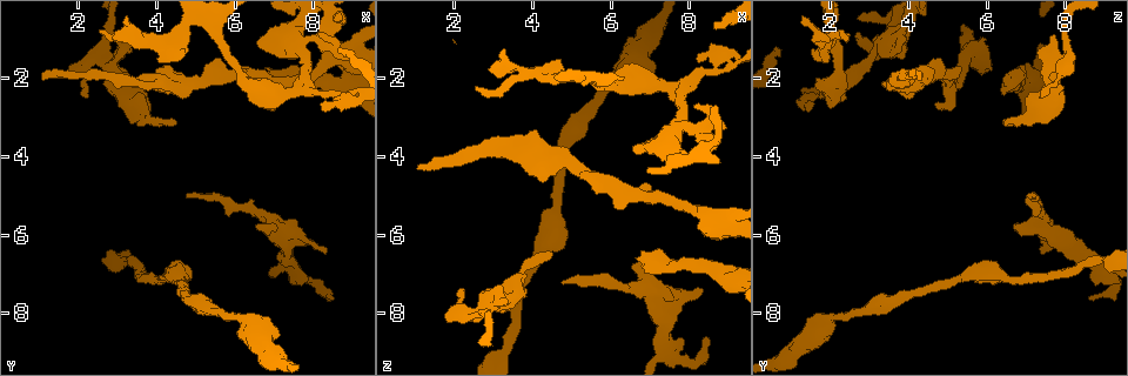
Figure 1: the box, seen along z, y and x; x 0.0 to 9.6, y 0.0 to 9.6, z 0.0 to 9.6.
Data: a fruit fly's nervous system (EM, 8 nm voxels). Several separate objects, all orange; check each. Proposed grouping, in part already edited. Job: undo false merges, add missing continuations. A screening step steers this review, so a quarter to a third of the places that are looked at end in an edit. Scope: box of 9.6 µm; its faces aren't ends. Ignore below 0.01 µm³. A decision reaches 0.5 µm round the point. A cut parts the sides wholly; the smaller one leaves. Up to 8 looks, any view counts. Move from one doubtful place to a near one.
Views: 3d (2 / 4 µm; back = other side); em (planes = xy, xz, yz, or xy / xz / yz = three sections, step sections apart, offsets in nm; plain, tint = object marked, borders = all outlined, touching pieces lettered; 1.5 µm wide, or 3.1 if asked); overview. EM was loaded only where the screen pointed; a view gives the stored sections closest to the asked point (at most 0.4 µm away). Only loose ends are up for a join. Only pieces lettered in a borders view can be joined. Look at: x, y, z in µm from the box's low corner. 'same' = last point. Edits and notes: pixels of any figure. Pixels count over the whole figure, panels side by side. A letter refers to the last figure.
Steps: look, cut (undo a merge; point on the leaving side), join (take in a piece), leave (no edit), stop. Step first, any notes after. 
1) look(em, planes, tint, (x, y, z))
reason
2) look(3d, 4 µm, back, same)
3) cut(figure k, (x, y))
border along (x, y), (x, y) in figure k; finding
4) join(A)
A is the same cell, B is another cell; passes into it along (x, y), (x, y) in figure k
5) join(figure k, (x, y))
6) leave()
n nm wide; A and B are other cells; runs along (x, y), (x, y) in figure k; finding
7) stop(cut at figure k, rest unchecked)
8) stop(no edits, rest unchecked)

look(3d, 2 µm, (4.15, 2.15, 3.35))
branch stops here

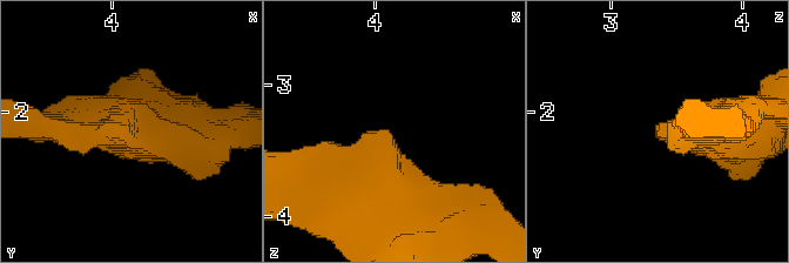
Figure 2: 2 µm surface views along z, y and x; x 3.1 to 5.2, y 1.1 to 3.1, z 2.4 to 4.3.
look(em, yz, step 8, borders, (4.10, 2.12, 3.34))
now the EM

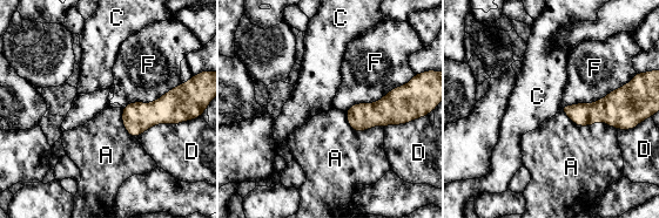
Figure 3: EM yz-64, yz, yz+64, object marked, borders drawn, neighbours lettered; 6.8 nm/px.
leave()
F touches over 480 nm; A, C, D and F are other cells; border along (627, 82), (594, 101), (562, 106) in figure 3; none of them fits

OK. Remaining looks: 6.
look(3d, 2 µm, (1.15, 2.05, 4.25))
end of a long branch

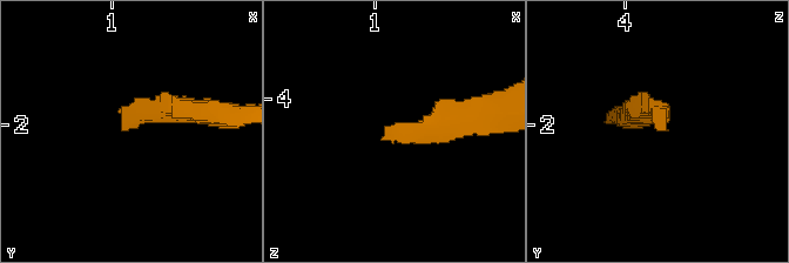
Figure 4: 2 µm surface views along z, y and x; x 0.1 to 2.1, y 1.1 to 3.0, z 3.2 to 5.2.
look(em, planes, borders, (1.08, 2.04, 4.28))
now the EM

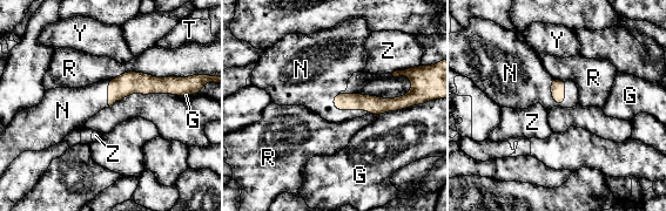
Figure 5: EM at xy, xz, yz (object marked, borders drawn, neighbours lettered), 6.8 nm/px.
join(N)
100 nm wide; N is the same cell, G, R, T, Y and Z are other cells; the neuron continues

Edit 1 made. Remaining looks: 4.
look(em, xz, step 4, borders, (8.65, 1.40, 0.70))

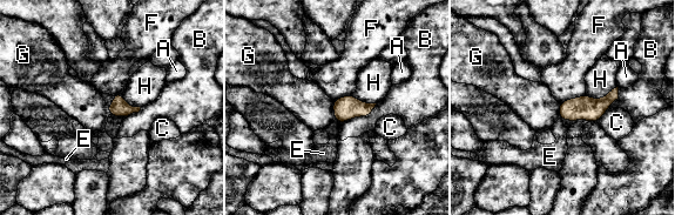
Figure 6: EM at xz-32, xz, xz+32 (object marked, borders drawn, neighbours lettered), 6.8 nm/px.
leave()
A, B, C, E, F, G and H are other cells; border along (585, 94), (566, 99), (560, 103) in figure 6; none of them fits

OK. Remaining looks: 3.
look(em, planes, borders, (6.80, 2.65, 4.70))
free end

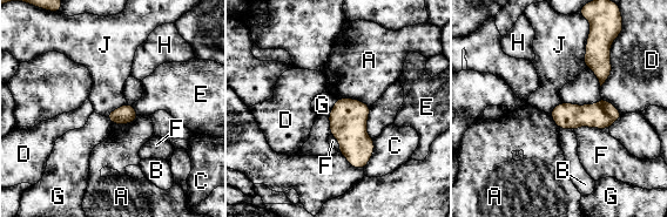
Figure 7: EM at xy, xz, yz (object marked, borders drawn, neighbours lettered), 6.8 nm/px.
leave()
130 nm wide; A, B, C, D, E, F, G, H and J are other cells; border along (588, 35), (584, 58), (585, 67) in figure 7; no lettered piece goes on from it

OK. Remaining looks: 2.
stop(join at figure 5, rest unchecked)

